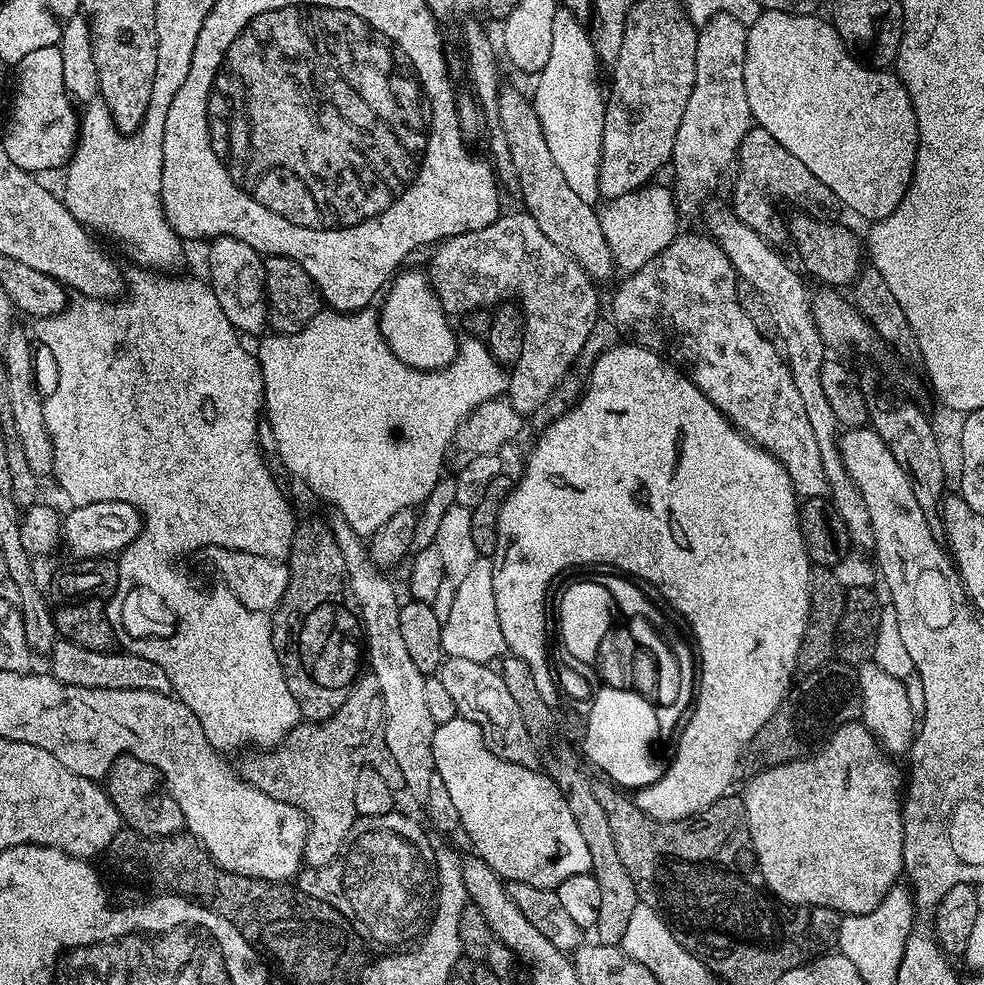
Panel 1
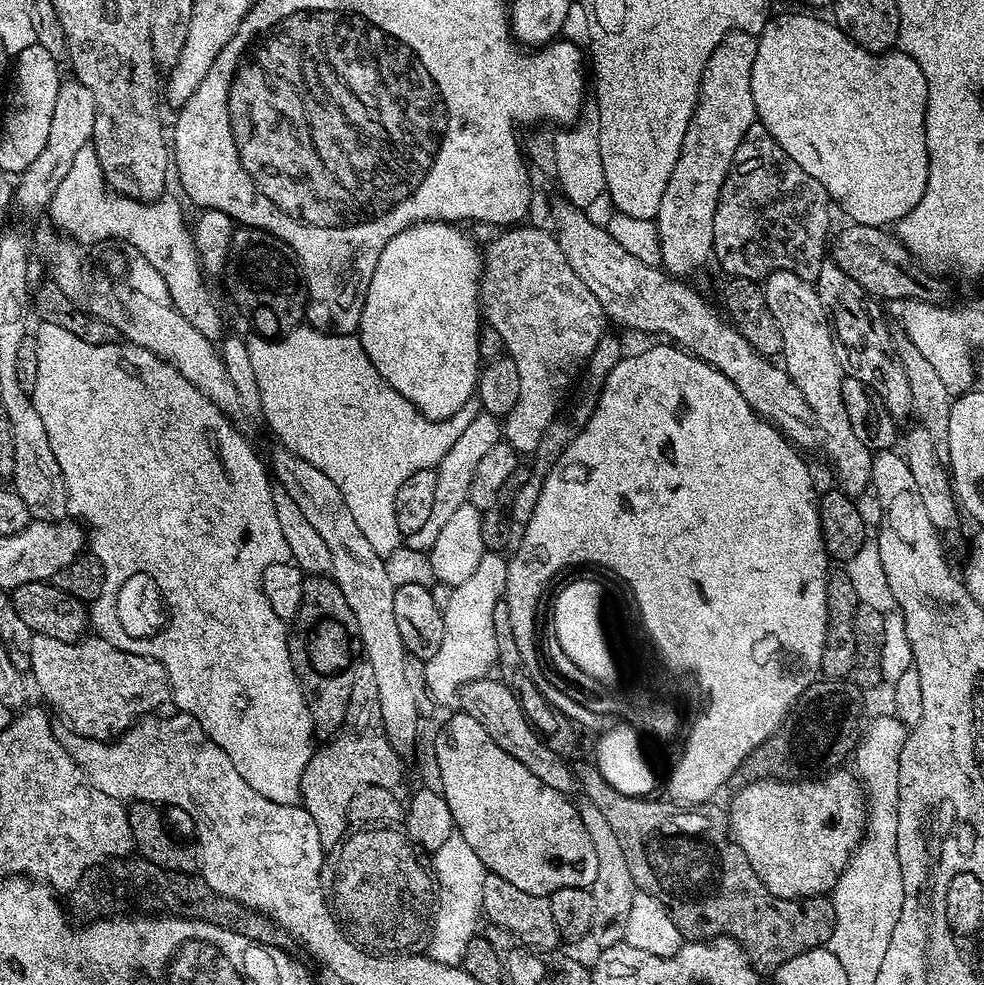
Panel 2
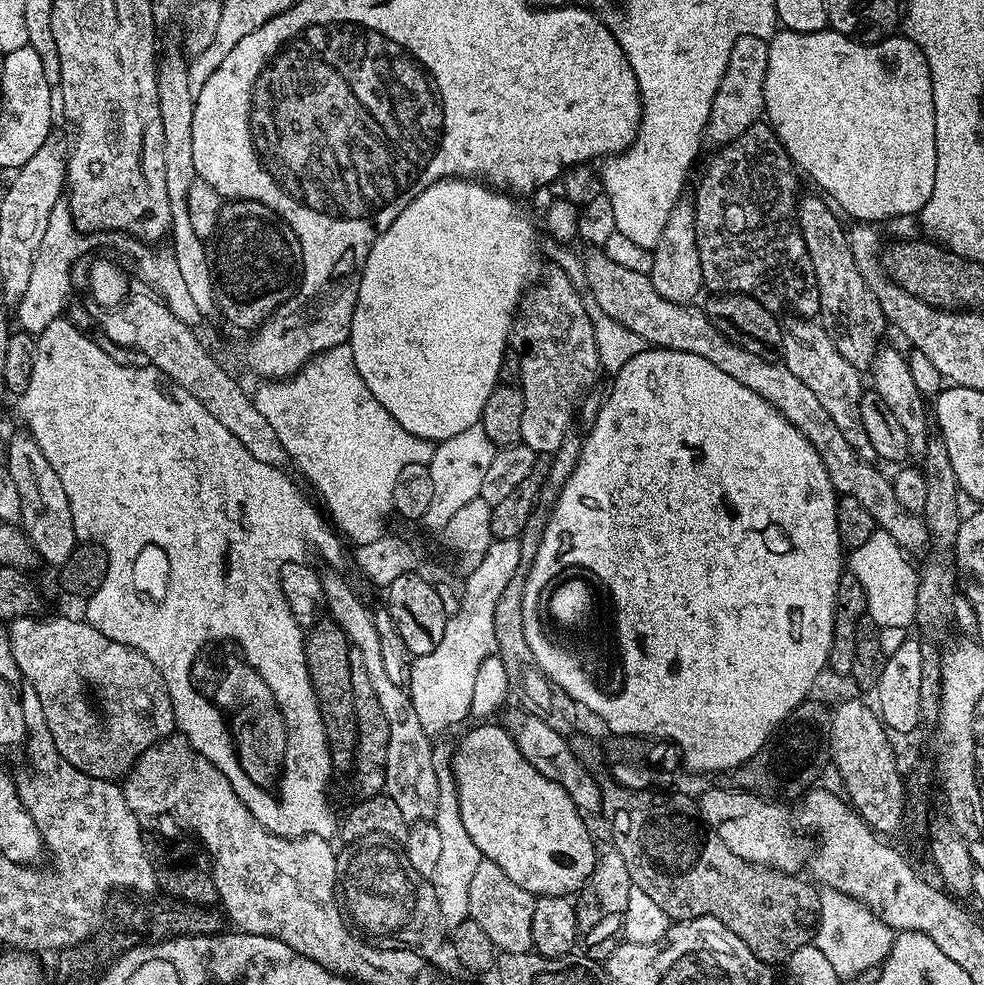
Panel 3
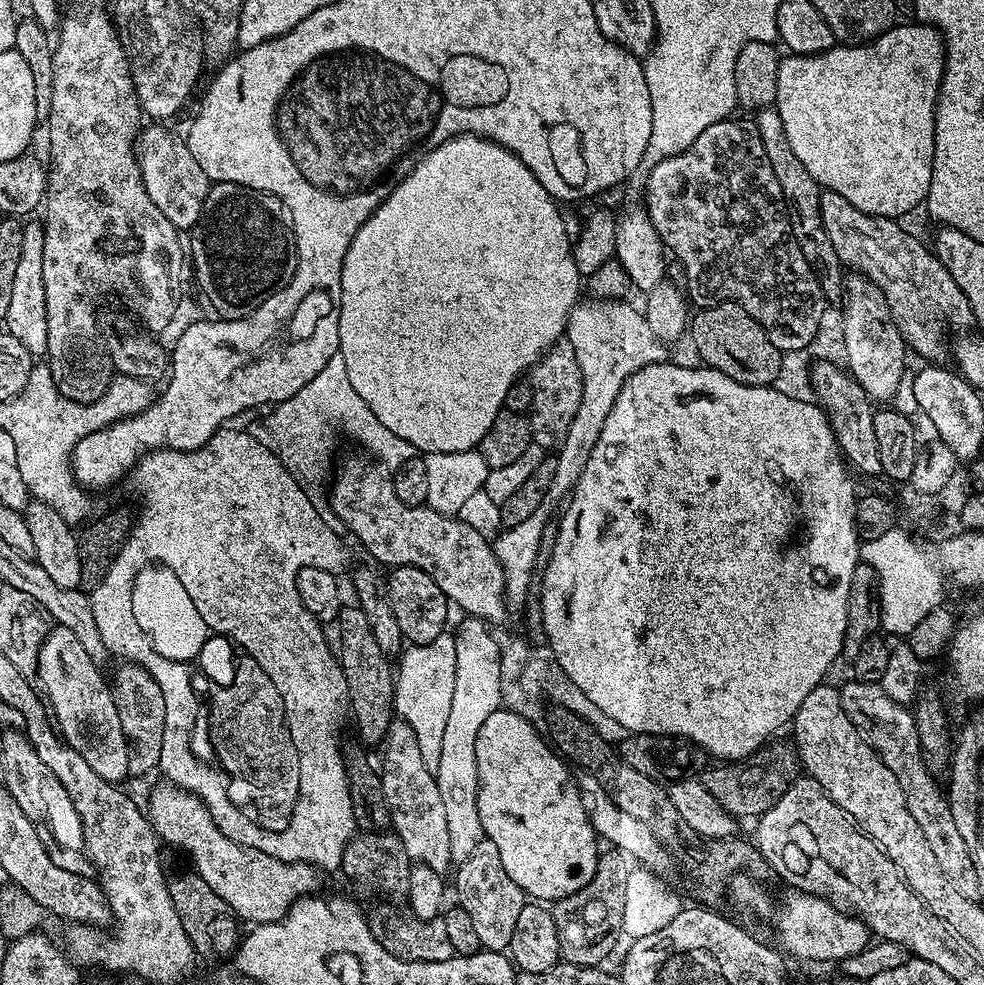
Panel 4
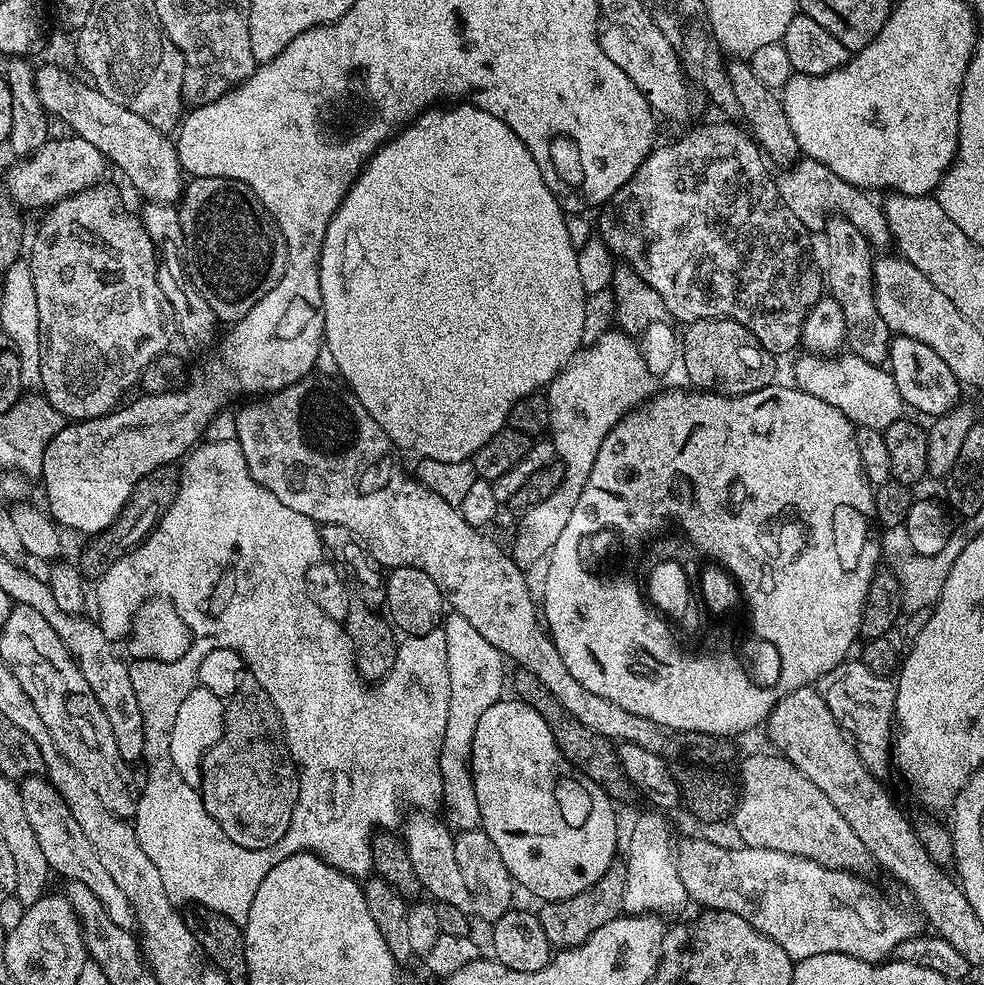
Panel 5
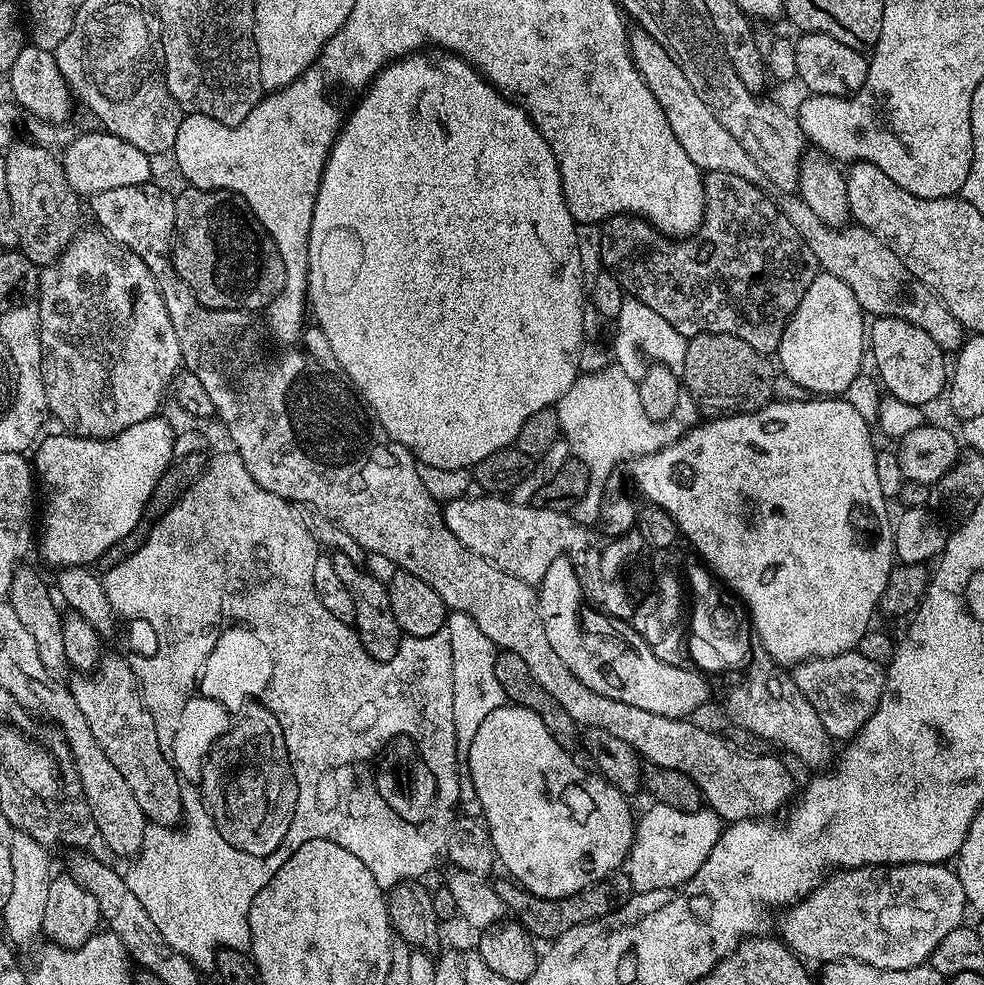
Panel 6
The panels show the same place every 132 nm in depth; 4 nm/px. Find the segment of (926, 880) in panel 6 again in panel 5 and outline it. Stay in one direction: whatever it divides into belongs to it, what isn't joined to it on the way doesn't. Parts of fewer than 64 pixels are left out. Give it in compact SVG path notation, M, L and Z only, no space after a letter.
M684 840L679 844L680 841L675 845L674 855L678 874L689 897L704 907L701 909L729 912L738 914L738 918L746 918L746 922L778 942L793 961L814 958L814 954L842 952L879 964L895 953L898 942L906 942L906 938L917 935L919 928L916 927L922 924L915 907L907 908L892 896L883 896L870 881L863 880L860 877L863 875L856 872L828 868L810 858L786 854L782 850L747 846L727 848L712 840Z

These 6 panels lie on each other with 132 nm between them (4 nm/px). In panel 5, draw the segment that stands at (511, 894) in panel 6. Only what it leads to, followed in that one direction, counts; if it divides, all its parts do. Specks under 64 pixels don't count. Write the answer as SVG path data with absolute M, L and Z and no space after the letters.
M617 858L606 870L606 874L602 874L602 878L598 878L598 882L594 882L594 886L586 886L586 890L582 890L582 894L574 894L574 898L562 898L541 903L538 915L542 922L542 930L546 930L549 945L553 949L563 950L586 942L586 938L590 938L590 934L594 934L594 930L598 930L598 926L604 926L606 922L610 922L615 916L624 912L625 894L626 863L623 859Z

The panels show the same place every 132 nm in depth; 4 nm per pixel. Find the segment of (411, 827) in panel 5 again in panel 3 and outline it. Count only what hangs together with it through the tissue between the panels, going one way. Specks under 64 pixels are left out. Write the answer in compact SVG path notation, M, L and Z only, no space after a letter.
M325 573L322 582L327 615L346 633L348 643L362 658L366 666L366 675L370 678L370 686L374 686L374 695L386 714L386 722L390 722L390 746L386 750L384 792L394 802L394 806L402 810L405 820L432 820L438 806L438 777L434 774L432 757L433 737L428 736L426 730L422 730L418 710L414 710L414 702L408 697L407 687L401 681L399 684L395 675L386 672L373 609L368 609L352 592L349 584L338 575Z

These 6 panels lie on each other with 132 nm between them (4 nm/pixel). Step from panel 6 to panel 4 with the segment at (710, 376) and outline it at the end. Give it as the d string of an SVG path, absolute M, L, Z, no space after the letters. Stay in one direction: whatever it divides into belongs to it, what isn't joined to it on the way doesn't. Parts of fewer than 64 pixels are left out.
M727 300L709 308L701 308L691 317L690 336L696 352L707 367L750 386L768 386L778 374L781 352L762 330L762 326L740 304Z

